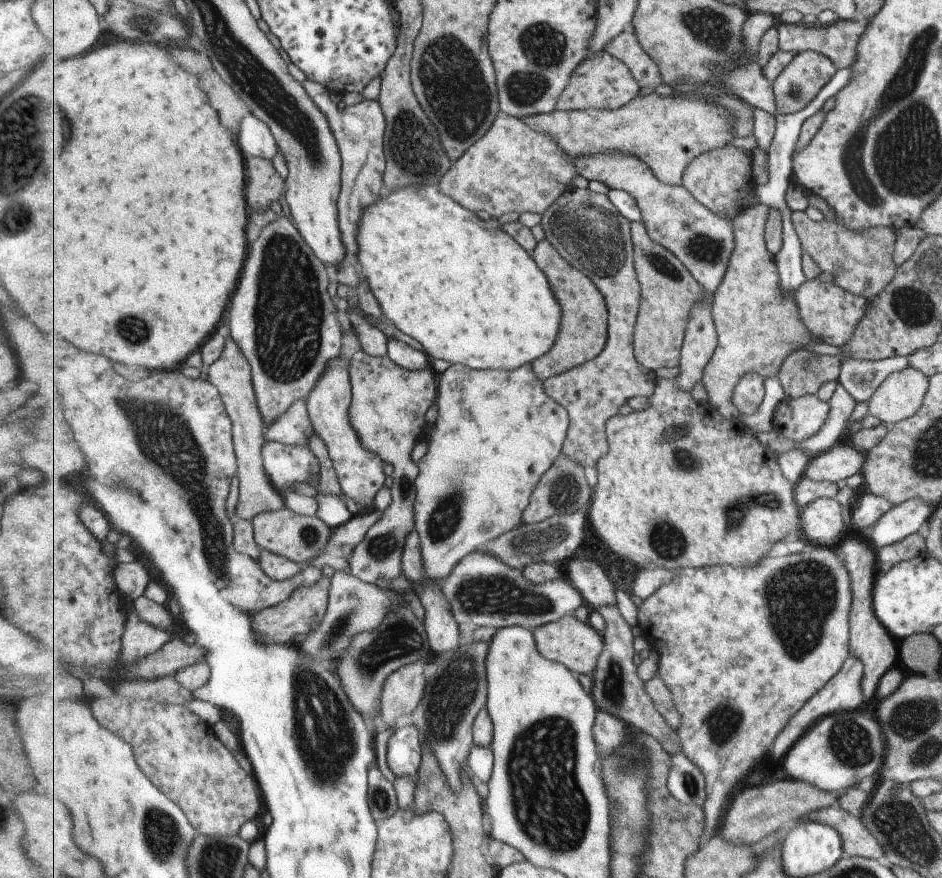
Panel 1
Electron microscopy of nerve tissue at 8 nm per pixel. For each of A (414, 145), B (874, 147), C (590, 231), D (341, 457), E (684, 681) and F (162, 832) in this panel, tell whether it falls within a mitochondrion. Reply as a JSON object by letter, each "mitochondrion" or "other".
{"A":"mitochondrion","B":"mitochondrion","C":"mitochondrion","D":"other","E":"other","F":"mitochondrion"}

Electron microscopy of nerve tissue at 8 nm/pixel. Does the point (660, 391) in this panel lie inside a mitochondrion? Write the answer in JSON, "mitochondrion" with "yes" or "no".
{"mitochondrion":"no"}

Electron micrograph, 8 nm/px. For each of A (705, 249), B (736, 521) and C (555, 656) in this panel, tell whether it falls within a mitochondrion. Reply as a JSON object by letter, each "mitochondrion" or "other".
{"A":"mitochondrion","B":"mitochondrion","C":"other"}

